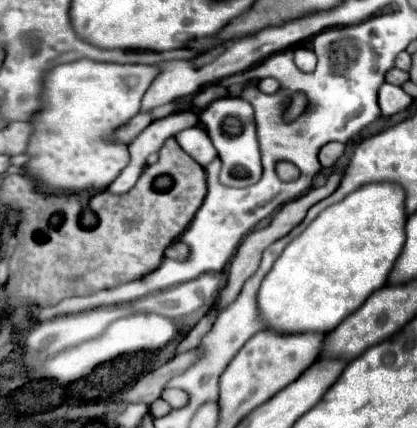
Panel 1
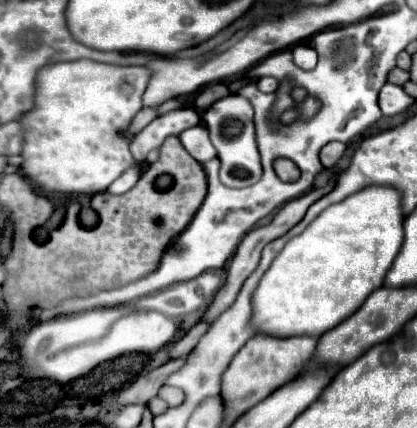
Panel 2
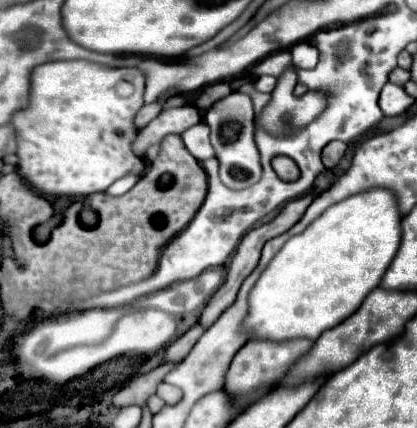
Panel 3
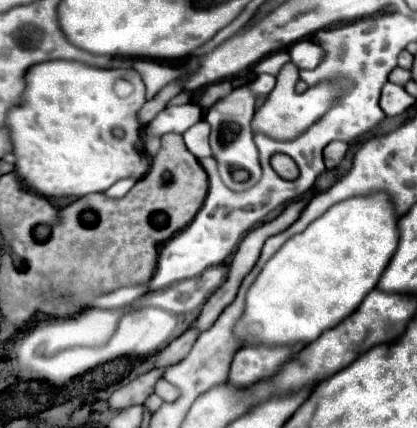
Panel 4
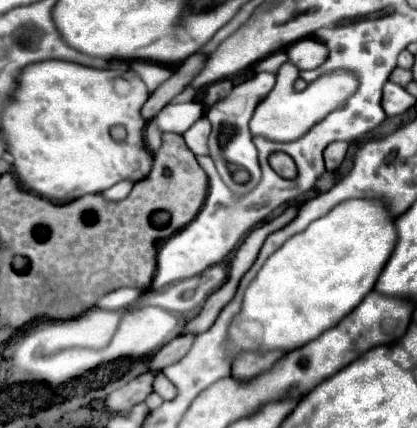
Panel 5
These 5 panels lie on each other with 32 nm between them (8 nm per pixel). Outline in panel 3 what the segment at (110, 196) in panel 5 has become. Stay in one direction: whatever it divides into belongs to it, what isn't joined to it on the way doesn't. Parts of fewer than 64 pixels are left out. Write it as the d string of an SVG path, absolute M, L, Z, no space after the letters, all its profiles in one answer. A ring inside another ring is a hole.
M128 174L128 176L122 176L120 180L116 180L106 192L108 194L112 194L112 196L120 196L120 194L124 194L124 192L128 192L132 186L134 186L134 182L138 180L138 176L136 174Z

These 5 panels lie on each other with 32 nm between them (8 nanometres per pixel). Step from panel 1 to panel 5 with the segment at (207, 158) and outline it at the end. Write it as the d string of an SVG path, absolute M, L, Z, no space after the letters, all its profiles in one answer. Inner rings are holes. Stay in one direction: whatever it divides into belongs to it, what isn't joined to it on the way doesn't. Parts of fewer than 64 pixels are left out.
M202 116L190 130L184 132L184 140L196 156L208 154L208 134L210 134L210 124L206 116Z

